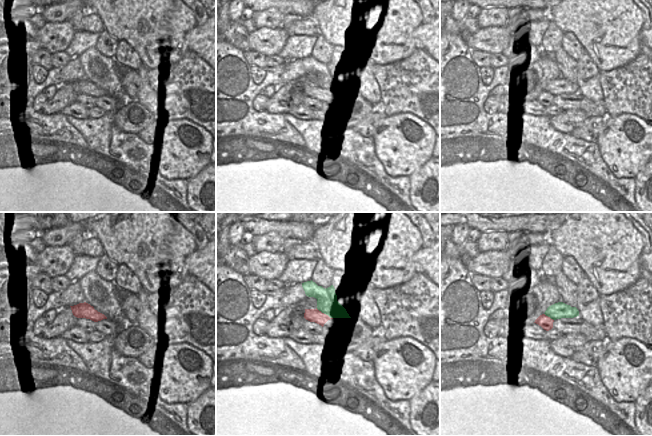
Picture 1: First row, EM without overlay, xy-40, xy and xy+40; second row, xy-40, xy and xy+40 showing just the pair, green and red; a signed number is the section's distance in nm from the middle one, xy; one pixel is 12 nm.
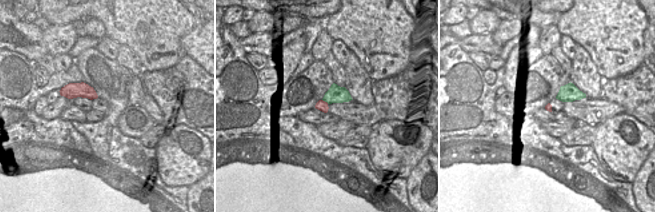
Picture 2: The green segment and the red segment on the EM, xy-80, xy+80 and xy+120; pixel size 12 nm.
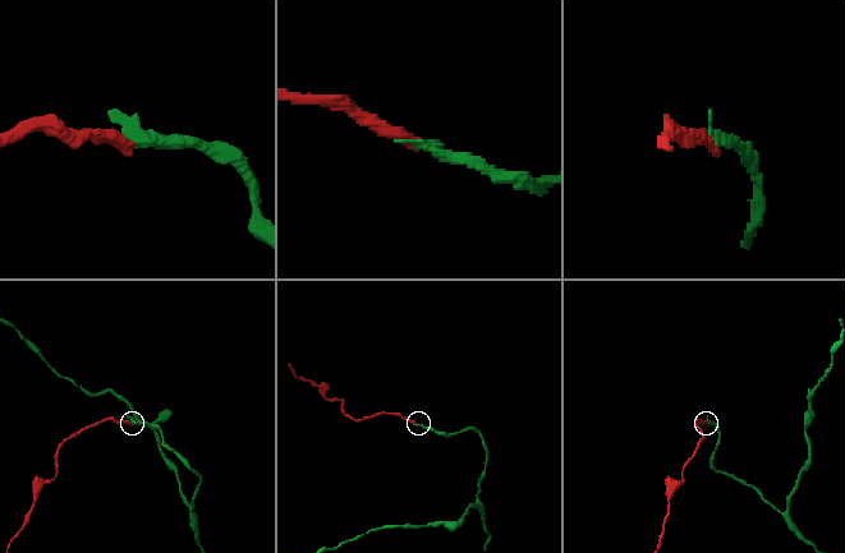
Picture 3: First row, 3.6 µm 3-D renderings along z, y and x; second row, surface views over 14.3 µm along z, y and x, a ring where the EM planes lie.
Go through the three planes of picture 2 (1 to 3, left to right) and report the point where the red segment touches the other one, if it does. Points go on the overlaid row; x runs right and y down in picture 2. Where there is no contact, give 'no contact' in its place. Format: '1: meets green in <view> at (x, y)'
1: no contact
2: meets green in xy+80 at (325, 101)
3: no contact

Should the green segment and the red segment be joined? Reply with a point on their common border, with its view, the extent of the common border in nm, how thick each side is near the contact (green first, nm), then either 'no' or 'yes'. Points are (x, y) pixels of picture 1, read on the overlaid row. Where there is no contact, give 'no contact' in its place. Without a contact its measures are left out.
meets green in xy at (324, 313); contact 240 nm long; 260 nm thick on the green side, 170 nm on the other; yes

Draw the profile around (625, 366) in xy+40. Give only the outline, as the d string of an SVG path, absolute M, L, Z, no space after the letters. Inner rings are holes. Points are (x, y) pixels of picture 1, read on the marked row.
M629 337L607 341L596 366L615 401L635 402L652 382L652 349Z

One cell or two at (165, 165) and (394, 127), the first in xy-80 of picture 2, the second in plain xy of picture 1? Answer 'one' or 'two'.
one

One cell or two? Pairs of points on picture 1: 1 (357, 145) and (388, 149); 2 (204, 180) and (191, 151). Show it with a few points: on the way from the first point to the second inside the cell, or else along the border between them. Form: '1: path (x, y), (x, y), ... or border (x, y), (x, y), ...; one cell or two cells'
1: border (373, 139), (375, 154), (385, 168); two cells
2: border (205, 166), (193, 177), (187, 179); two cells

